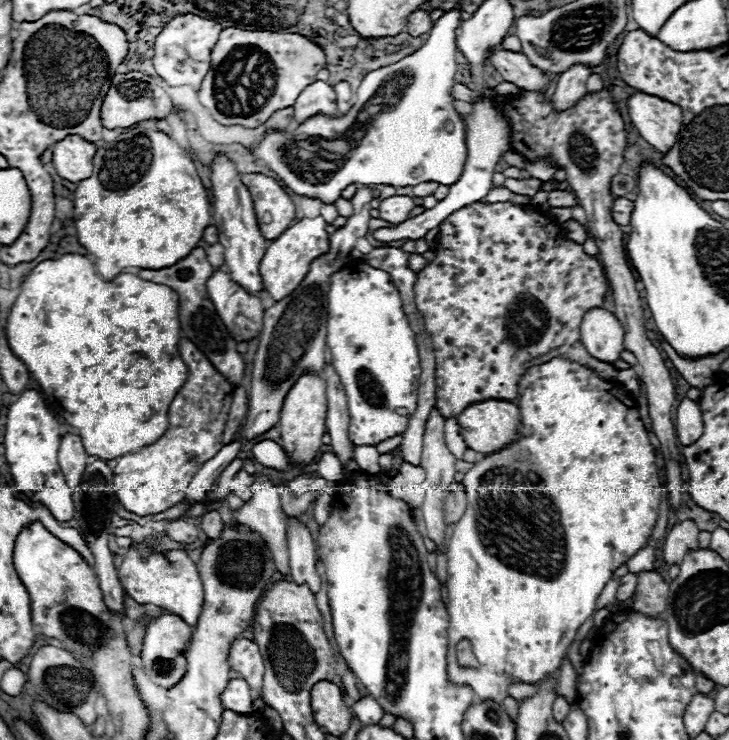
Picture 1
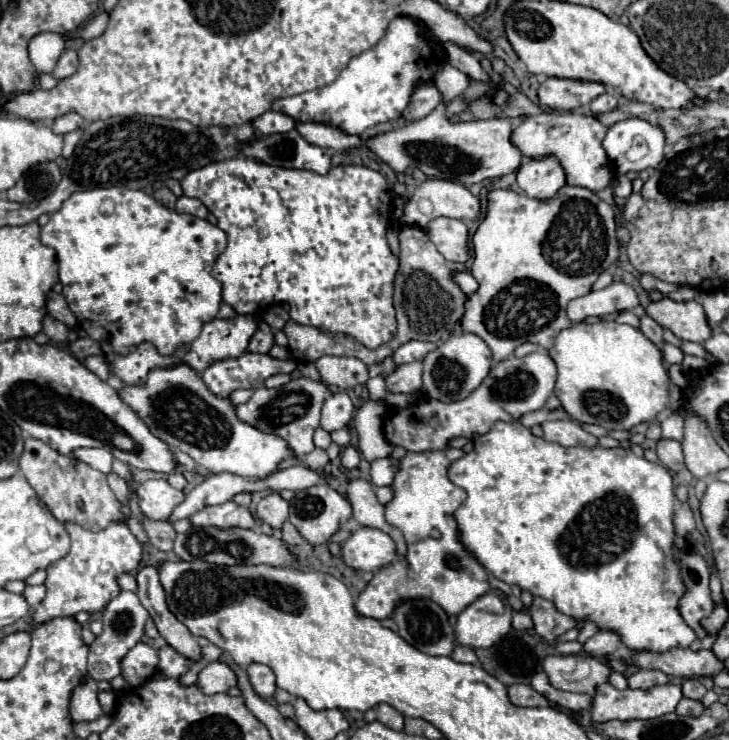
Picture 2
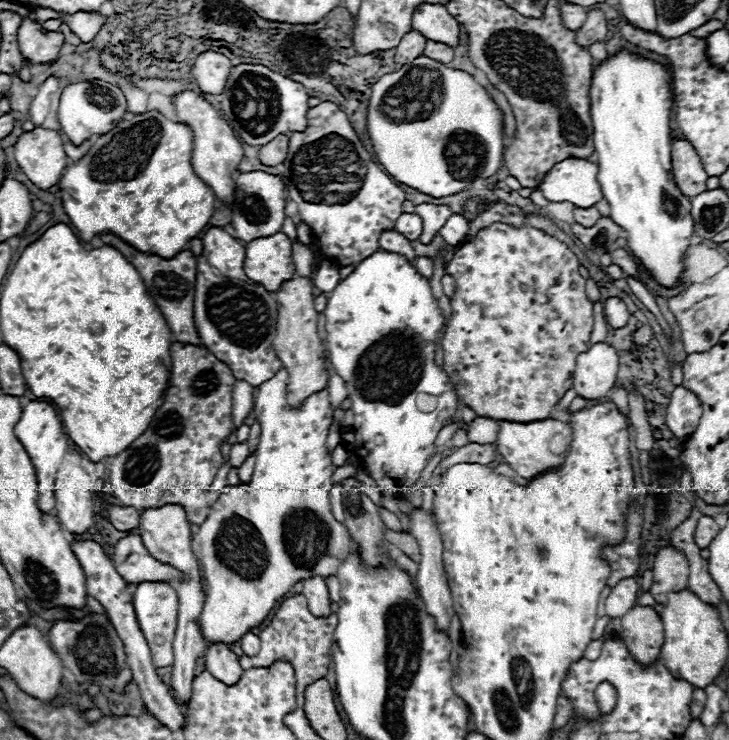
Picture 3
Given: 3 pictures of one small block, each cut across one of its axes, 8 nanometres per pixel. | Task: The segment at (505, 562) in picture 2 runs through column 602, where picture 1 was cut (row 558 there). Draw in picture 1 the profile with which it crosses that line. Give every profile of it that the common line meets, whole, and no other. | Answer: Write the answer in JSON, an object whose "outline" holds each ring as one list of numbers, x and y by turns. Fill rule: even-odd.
{"outline":[[552,358,544,364,528,368,518,384,518,408,520,408,520,434,514,442,504,446,498,452,492,452,484,456,480,462,476,462,462,478,462,486,468,498,468,506,460,522,454,526,452,536,446,544,446,556,448,556,448,614,450,614,450,626,448,626,448,678,456,684,468,684,478,694,480,700,484,698,496,698,496,702,502,702,508,694,510,680,522,680,522,682,538,682,540,678,546,678,552,674,552,670,560,668,562,658,568,654,568,648,582,626,594,612,596,612,596,600,604,588,604,584,610,580,612,572,620,568,624,562,628,562,640,548,644,548,652,536,654,524,658,520,658,508,662,498,660,478,658,478,658,466,656,456,652,452,652,444,648,440,648,432,642,424,638,404,636,400,618,384,610,380,602,380,592,368,582,366,568,358],[460,640,468,640,472,646,472,654,478,660,478,668,462,668,456,658,456,644]]}

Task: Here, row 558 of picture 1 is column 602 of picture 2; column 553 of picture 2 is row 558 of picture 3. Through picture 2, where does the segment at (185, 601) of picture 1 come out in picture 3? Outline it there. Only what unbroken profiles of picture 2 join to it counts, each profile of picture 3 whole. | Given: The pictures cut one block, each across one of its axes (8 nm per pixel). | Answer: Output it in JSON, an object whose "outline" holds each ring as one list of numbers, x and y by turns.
{"outline":[[128,534,114,546,114,566,128,584,178,580,180,572,168,564,154,560,144,548,138,534]]}

